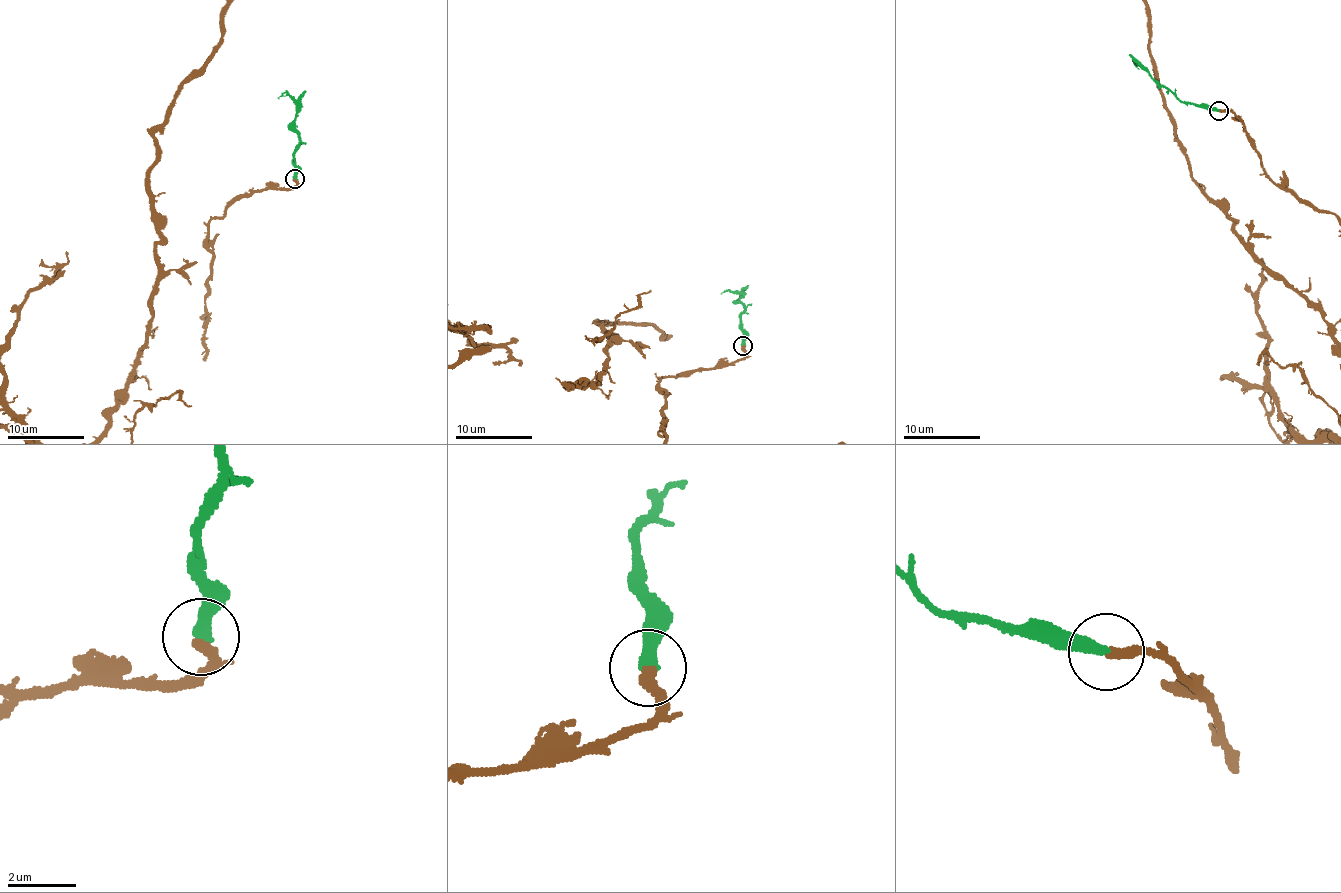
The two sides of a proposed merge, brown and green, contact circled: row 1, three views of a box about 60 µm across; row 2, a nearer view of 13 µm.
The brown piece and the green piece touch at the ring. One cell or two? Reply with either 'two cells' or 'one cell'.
one cell

